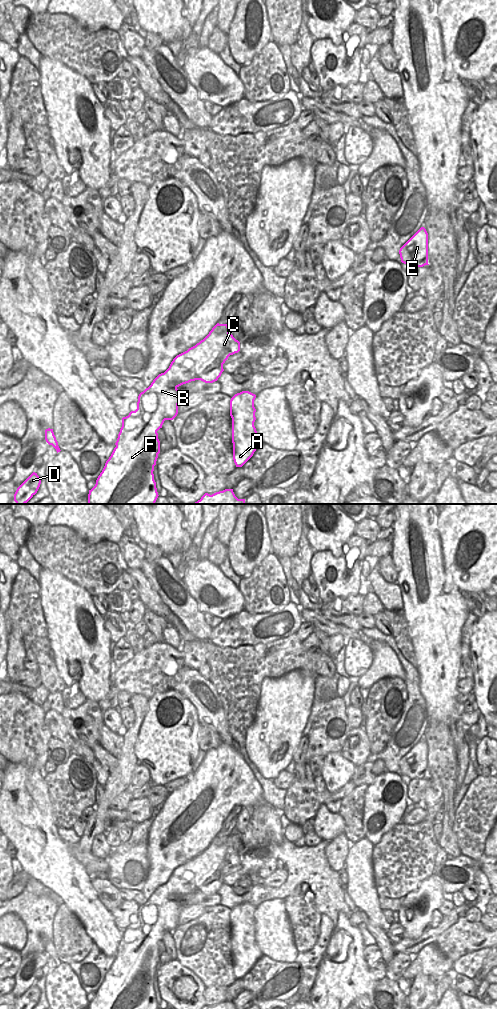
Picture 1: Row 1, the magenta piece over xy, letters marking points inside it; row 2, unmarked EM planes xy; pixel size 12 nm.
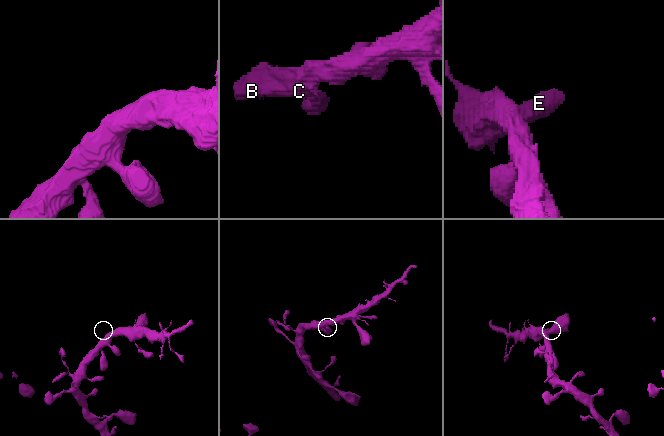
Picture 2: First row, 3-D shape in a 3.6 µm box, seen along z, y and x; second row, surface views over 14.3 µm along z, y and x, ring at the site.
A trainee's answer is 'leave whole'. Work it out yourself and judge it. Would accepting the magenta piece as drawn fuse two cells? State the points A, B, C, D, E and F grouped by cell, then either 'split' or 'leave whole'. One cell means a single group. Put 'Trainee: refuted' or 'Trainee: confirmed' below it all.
A B C D E F; leave whole
Trainee: confirmed

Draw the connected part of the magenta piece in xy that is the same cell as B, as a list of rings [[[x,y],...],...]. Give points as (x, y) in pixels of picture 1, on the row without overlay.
[[[217,835],[203,852],[177,867],[169,880],[139,906],[137,921],[122,930],[116,959],[106,973],[95,998],[89,1002],[88,1009],[158,1009],[153,986],[160,965],[157,943],[162,940],[165,932],[173,932],[178,926],[181,906],[177,900],[195,892],[205,895],[217,893],[224,883],[225,873],[239,863],[240,854],[229,844],[228,836]]]

